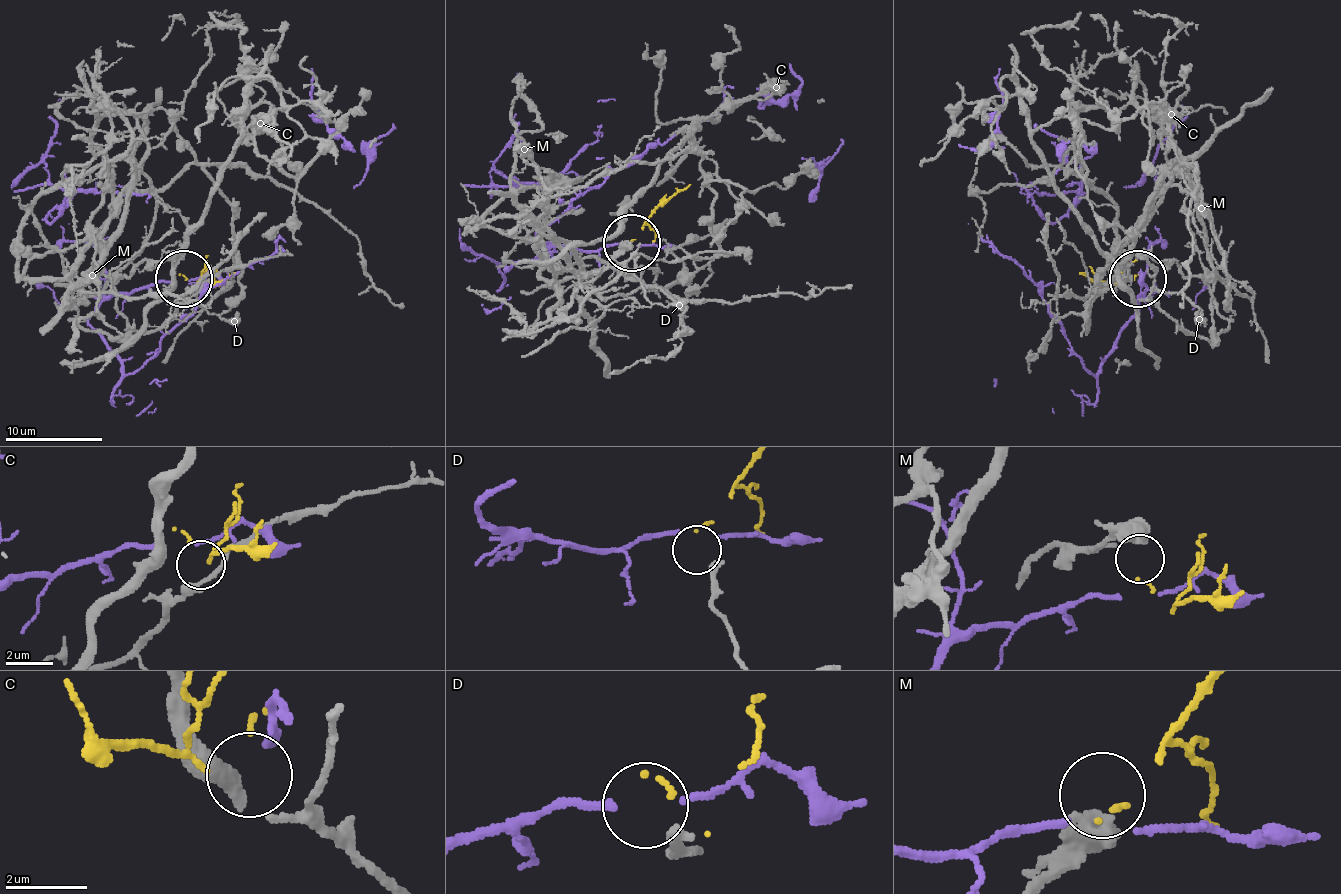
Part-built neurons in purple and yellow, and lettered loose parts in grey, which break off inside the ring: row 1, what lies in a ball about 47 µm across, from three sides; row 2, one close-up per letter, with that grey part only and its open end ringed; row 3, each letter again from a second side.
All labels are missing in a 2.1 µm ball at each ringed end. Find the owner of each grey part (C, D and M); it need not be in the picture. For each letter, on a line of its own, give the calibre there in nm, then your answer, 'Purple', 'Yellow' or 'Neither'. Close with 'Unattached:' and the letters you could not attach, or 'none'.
C: Thickness 110 nm. Yellow
D: Thickness 340 nm. Purple
M: Thickness 600 nm. Neither
Unattached: M

